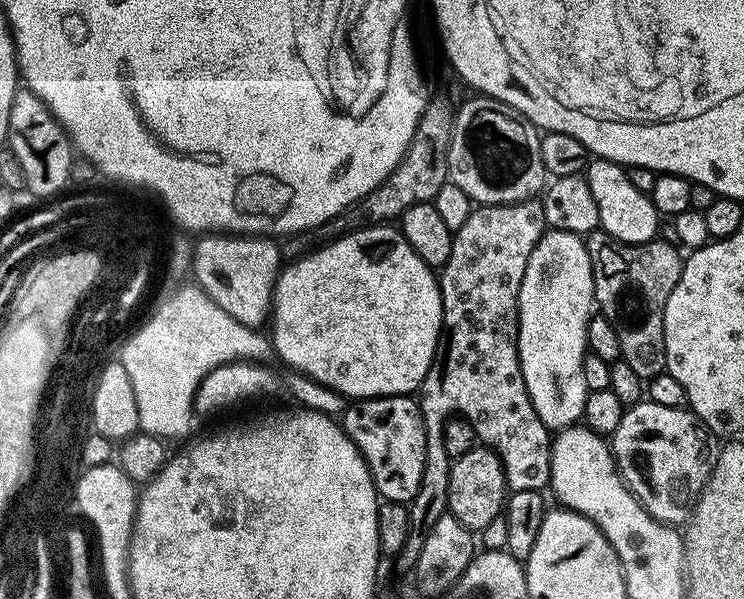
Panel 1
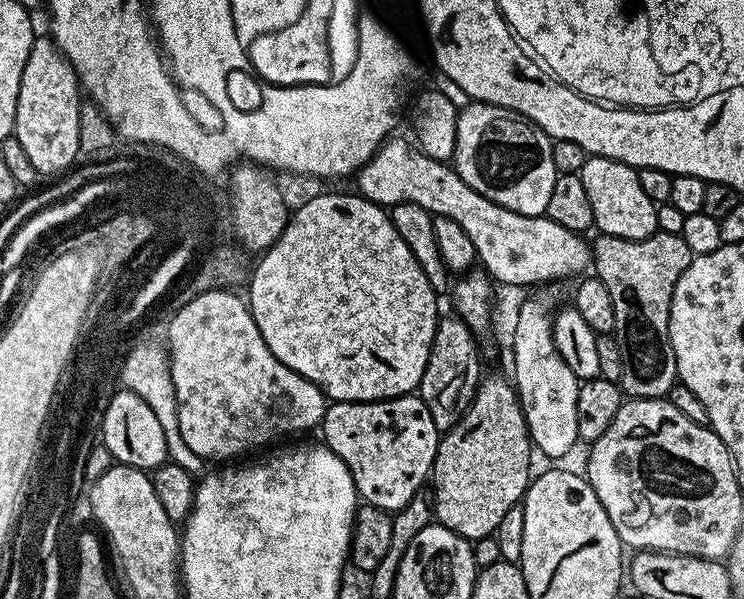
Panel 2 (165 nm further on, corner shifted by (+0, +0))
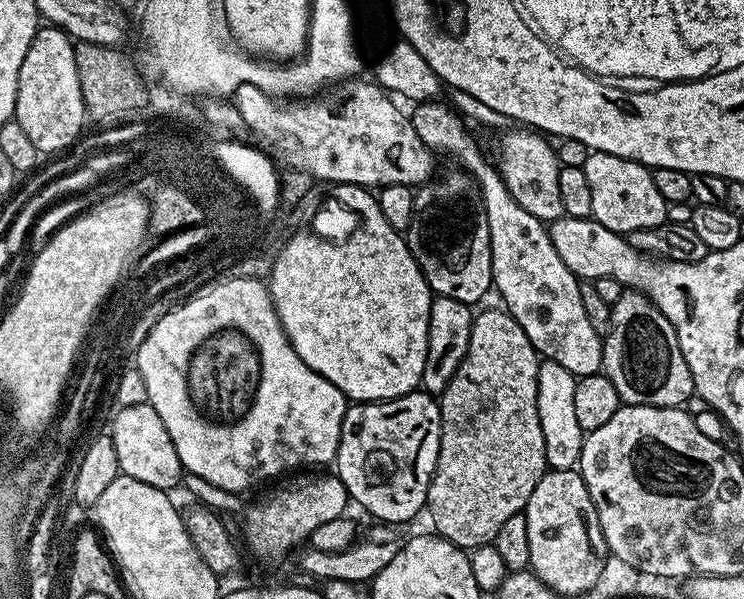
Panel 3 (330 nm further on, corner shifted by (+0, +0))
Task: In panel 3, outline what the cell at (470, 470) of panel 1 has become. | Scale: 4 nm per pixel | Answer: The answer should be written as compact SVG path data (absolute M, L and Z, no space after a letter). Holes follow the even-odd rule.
M499 307L477 311L472 317L470 344L466 356L454 370L450 386L440 393L440 449L438 462L428 487L426 516L432 519L437 533L462 549L481 548L496 539L506 518L523 512L534 494L534 486L549 471L546 442L542 442L542 426L538 422L538 370L542 360L526 338L522 326Z

